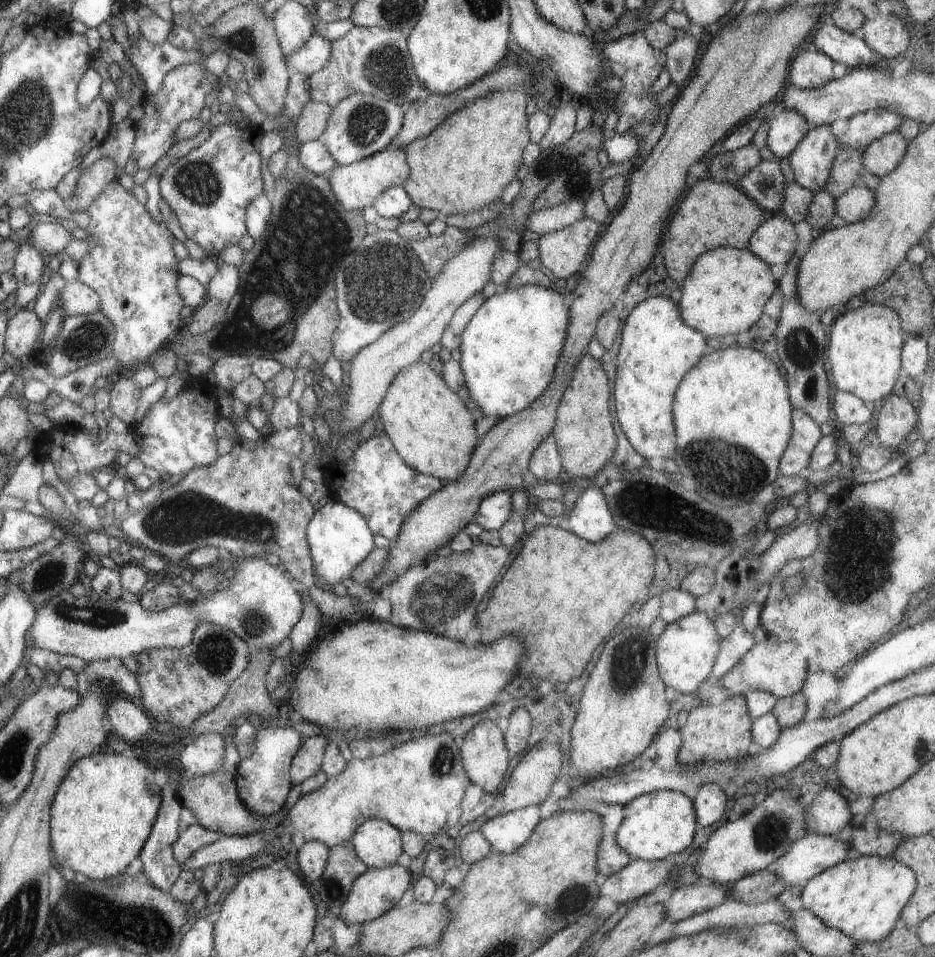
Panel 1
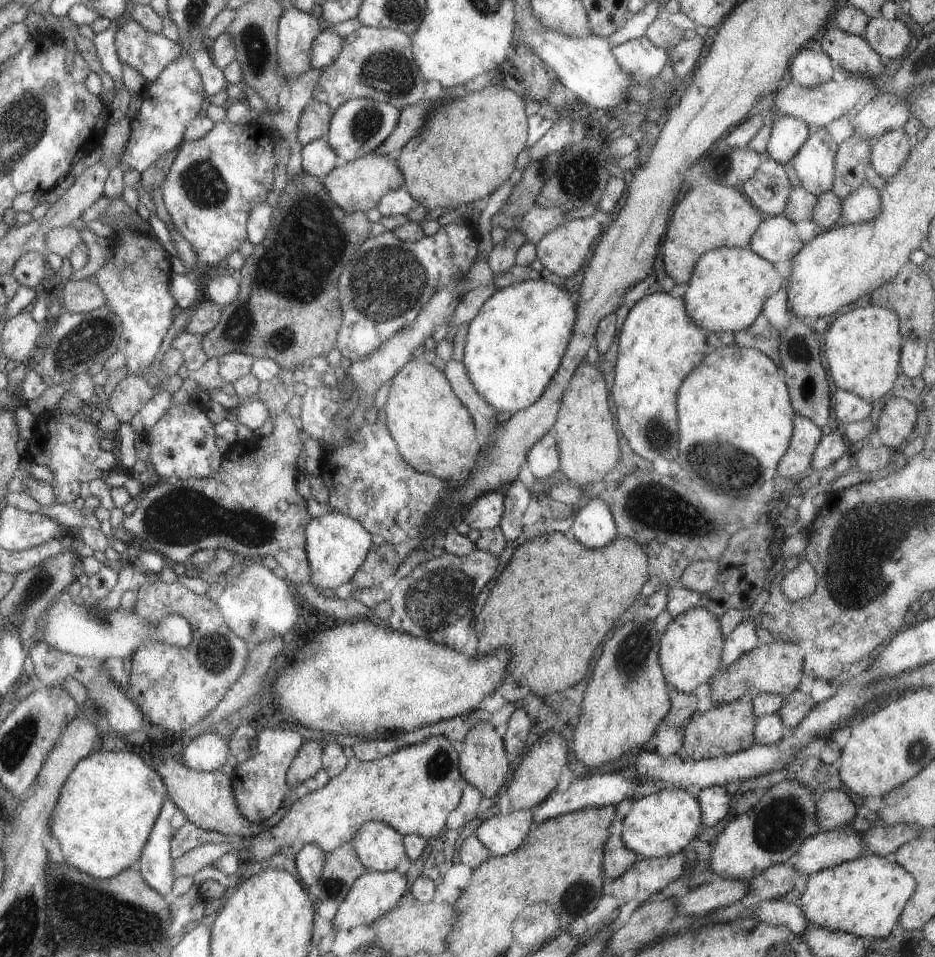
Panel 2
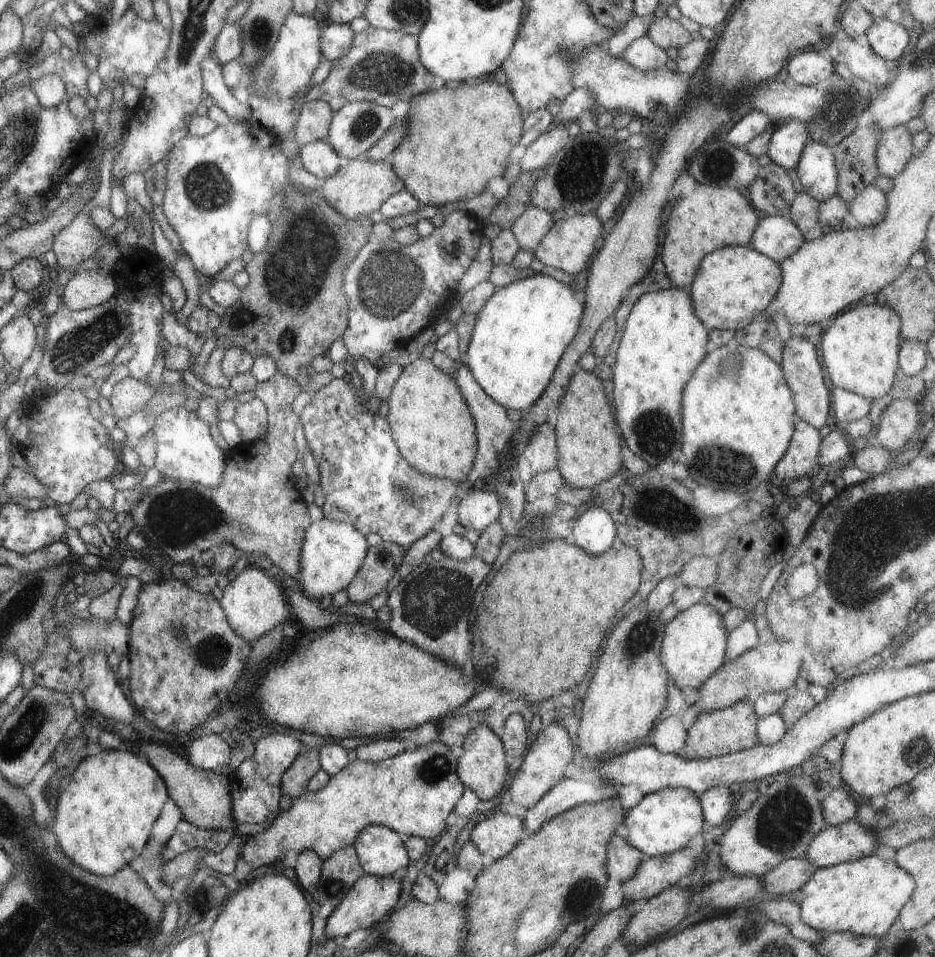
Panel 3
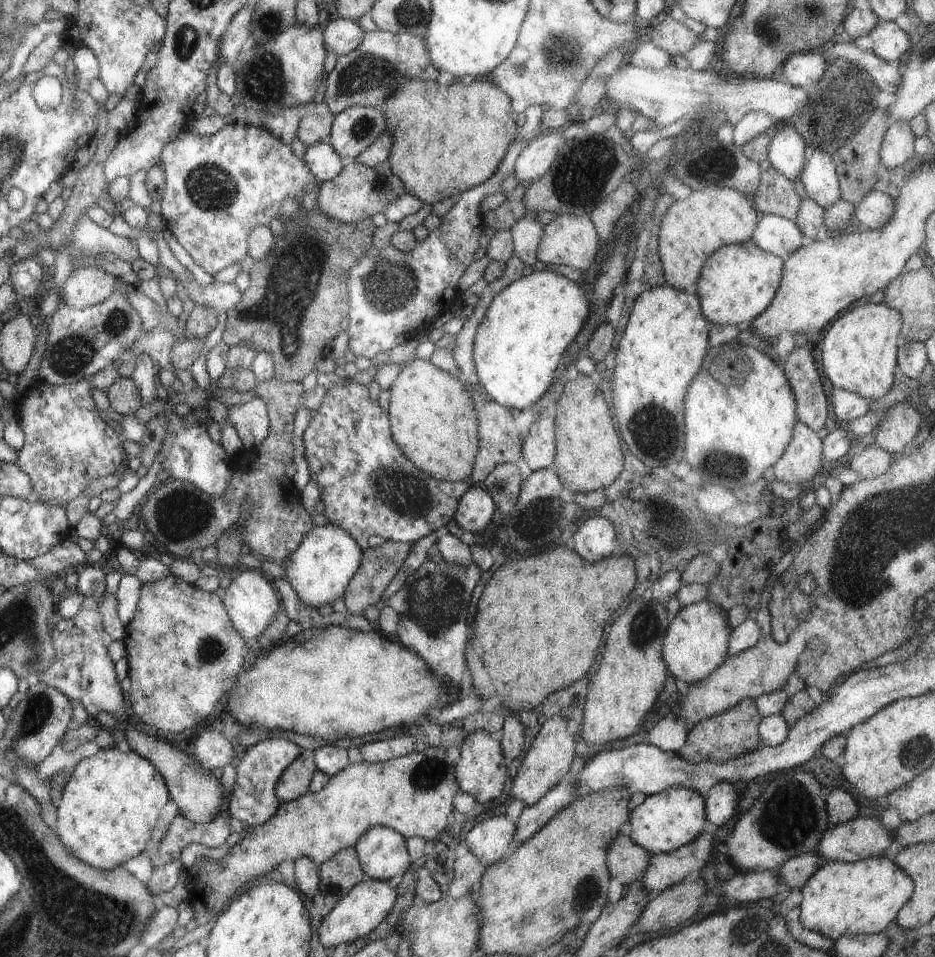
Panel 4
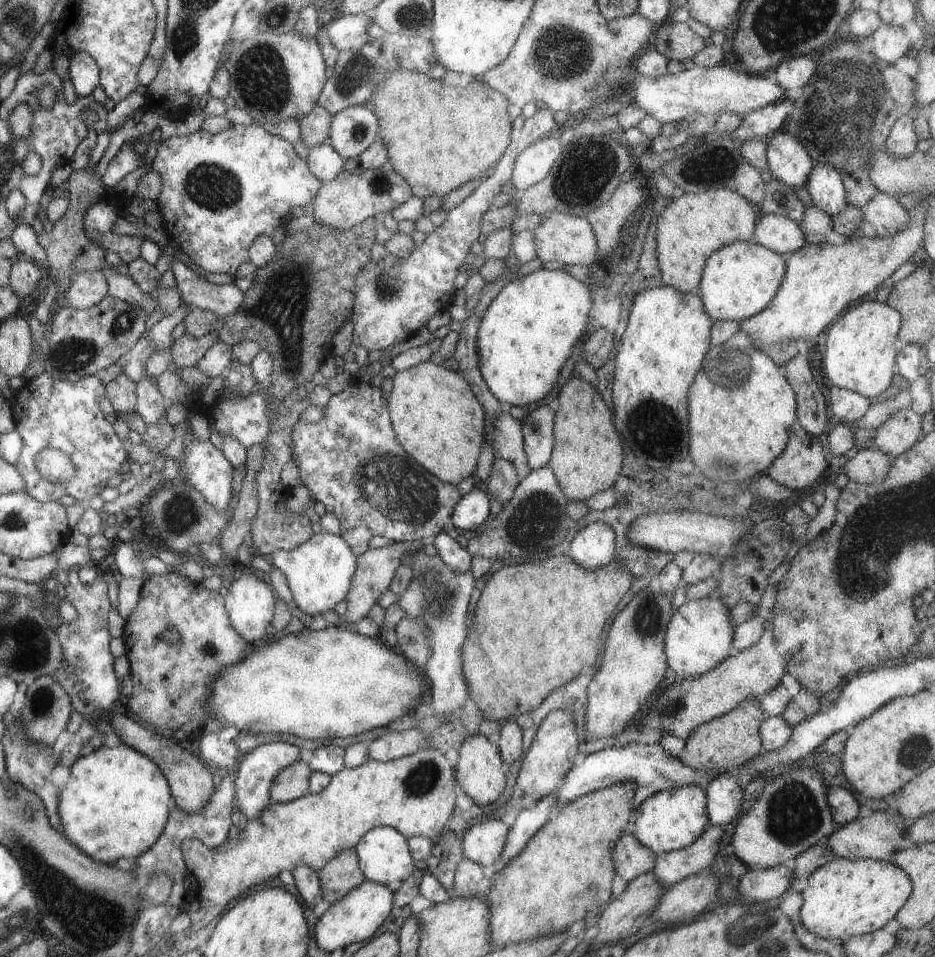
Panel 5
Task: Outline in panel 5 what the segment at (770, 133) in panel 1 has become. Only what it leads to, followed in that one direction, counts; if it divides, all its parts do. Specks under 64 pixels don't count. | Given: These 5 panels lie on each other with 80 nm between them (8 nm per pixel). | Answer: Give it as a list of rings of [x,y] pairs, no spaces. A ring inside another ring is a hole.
[[[784,129],[766,140],[766,166],[770,176],[793,190],[805,186],[815,162],[803,145]]]

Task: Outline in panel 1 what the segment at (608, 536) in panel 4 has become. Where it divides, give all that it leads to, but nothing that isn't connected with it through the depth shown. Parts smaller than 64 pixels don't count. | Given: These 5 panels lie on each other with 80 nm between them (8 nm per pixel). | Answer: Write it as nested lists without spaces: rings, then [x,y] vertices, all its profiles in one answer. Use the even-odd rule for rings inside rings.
[[[597,487],[583,489],[559,528],[589,542],[603,540],[615,528],[603,493]]]

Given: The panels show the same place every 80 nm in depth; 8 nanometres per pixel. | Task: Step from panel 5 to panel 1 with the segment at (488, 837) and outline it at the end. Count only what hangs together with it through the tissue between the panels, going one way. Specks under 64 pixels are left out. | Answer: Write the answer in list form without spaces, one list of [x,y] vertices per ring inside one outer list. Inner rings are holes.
[[[537,805],[526,806],[512,811],[500,812],[498,815],[492,815],[480,827],[480,833],[483,838],[490,844],[490,850],[498,853],[507,854],[513,852],[522,842],[527,840],[535,825],[539,822],[539,812]]]

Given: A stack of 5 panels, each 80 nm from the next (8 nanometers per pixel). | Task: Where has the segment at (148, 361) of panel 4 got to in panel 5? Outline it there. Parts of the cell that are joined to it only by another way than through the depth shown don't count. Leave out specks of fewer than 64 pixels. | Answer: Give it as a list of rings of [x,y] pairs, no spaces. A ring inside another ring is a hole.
[[[149,377],[141,378],[136,383],[136,401],[133,412],[136,412],[145,426],[154,425],[165,416],[163,396],[158,388],[149,382]]]

